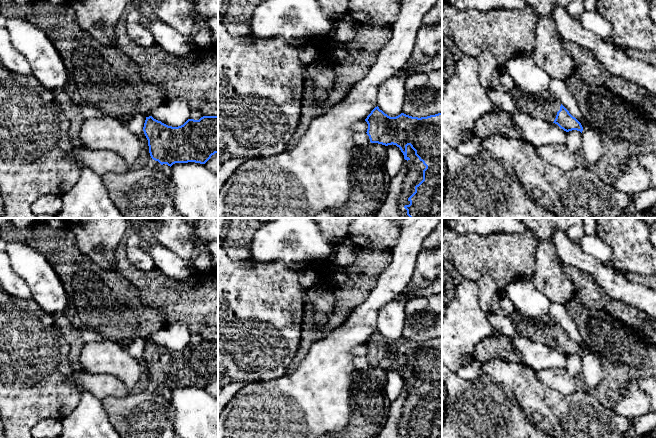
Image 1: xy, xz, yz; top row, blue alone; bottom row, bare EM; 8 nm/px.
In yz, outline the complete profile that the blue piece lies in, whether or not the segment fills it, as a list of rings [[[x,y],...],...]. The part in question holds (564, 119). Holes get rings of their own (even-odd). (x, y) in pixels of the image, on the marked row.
[[[516,87],[511,90],[511,95],[519,111],[555,123],[566,132],[577,130],[582,133],[581,123],[554,97],[549,101],[539,101],[531,95],[522,94]]]

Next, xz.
[[[377,106],[365,121],[371,143],[396,145],[408,162],[402,192],[396,197],[401,218],[442,218],[442,113],[421,118],[404,113],[390,117]]]

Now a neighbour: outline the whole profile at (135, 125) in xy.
[[[137,114],[127,122],[127,128],[140,140],[142,146],[141,159],[147,161],[150,156],[148,140],[144,134],[143,127],[146,117],[142,114]]]

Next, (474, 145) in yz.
[[[473,134],[472,137],[458,145],[457,149],[466,156],[474,156],[483,151],[484,139]]]

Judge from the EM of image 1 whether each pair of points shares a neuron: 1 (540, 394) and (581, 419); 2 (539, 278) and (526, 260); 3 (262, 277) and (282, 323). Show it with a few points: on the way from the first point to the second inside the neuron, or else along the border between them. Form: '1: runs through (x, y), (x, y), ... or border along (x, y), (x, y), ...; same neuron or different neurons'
1: runs through (550, 404), (562, 416), (571, 419); same neuron
2: border along (537, 248), (534, 273), (531, 276); different neurons
3: runs through (262, 288), (265, 306), (271, 312); same neuron

